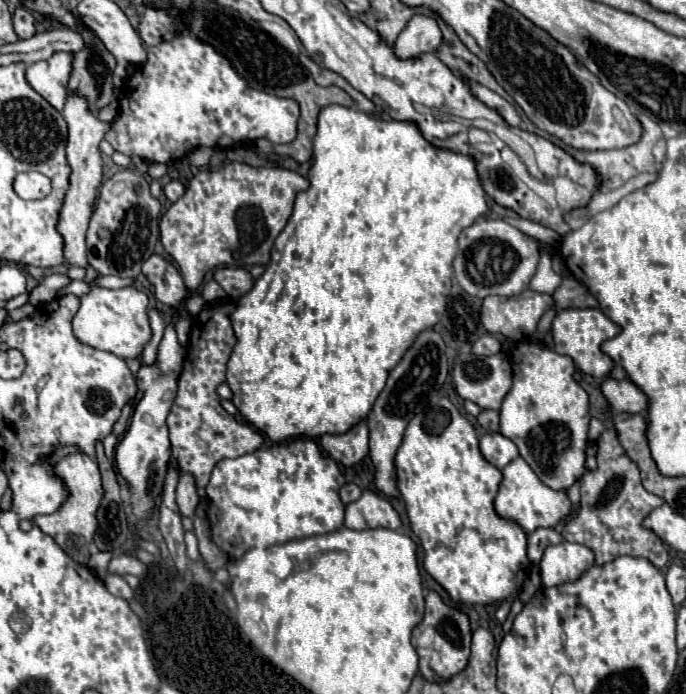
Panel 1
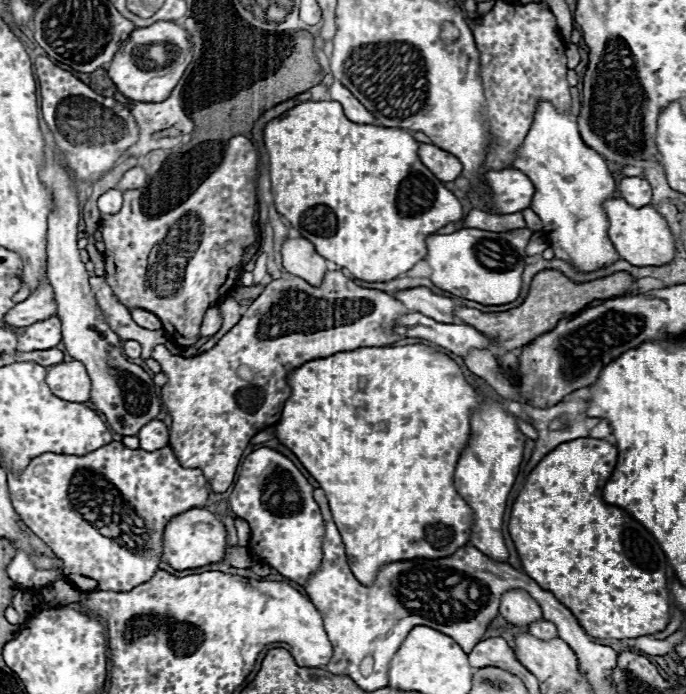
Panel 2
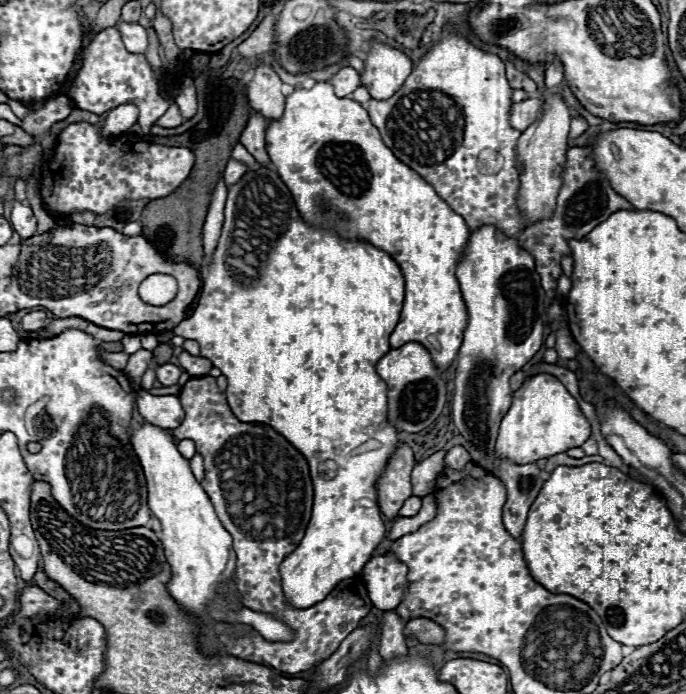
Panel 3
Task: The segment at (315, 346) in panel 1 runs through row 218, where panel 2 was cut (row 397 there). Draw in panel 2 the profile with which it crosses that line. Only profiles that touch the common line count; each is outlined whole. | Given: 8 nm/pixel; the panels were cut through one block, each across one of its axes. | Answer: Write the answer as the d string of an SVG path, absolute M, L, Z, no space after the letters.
M408 344L408 346L386 346L386 348L358 348L350 352L338 352L326 358L316 358L300 368L292 370L288 376L290 384L290 398L284 404L282 418L276 426L278 440L290 448L296 458L302 462L302 466L314 476L314 480L320 484L320 488L326 492L326 498L330 502L330 510L334 516L334 522L342 534L348 564L352 568L352 574L362 584L372 584L376 578L376 572L382 564L390 564L396 560L410 560L416 556L424 558L440 558L450 556L456 552L456 548L468 544L470 528L472 528L472 508L456 494L454 490L454 468L456 460L460 458L460 452L464 450L464 444L470 436L470 412L478 404L476 390L464 380L464 374L460 366L444 352L440 352L436 346L426 344Z

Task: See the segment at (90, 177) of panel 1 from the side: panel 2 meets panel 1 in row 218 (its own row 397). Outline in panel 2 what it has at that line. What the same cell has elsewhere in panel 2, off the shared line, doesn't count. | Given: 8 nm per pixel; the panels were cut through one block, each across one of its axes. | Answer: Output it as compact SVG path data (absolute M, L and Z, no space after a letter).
M76 360L50 366L46 382L50 390L66 402L90 400L90 378L86 374L86 368Z

